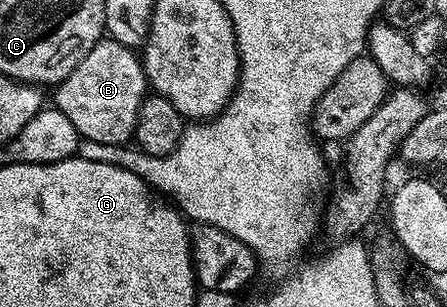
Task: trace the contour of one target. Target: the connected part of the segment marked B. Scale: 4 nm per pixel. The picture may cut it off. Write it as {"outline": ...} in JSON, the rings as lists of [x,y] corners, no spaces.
{"outline":[[[105,36],[95,43],[91,52],[87,52],[87,56],[83,56],[83,60],[79,60],[79,64],[75,64],[73,71],[62,82],[57,83],[52,94],[52,105],[59,112],[63,112],[67,120],[71,120],[74,131],[82,139],[95,140],[99,144],[123,146],[134,137],[137,128],[137,113],[141,107],[141,101],[147,97],[145,68],[141,64],[140,57],[130,47]]]}

